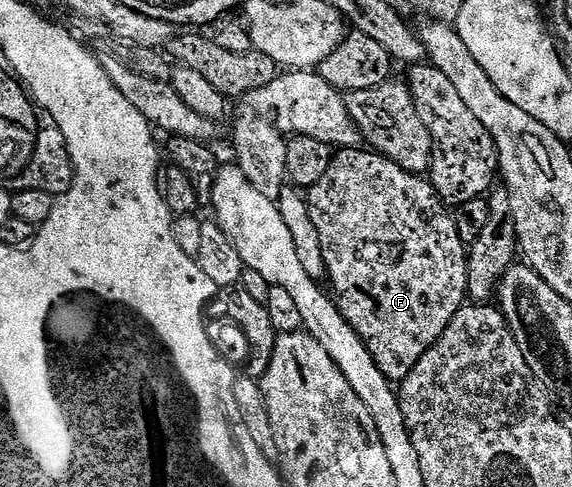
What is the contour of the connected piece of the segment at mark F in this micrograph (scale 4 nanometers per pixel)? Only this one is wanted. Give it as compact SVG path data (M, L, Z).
M367 147L340 148L332 156L329 171L325 171L325 175L321 175L321 179L317 179L314 187L306 190L305 196L309 215L313 219L313 227L317 229L321 253L324 255L325 277L327 281L331 280L331 285L335 288L334 296L337 298L339 314L353 327L353 331L363 341L369 355L373 355L377 367L386 375L387 380L392 383L402 383L413 372L416 363L430 351L433 345L437 344L440 335L447 330L449 323L457 315L457 311L463 308L468 300L467 255L469 249L464 245L461 235L457 235L452 210L440 199L430 180L405 171L397 163L393 163L389 158L383 157Z

